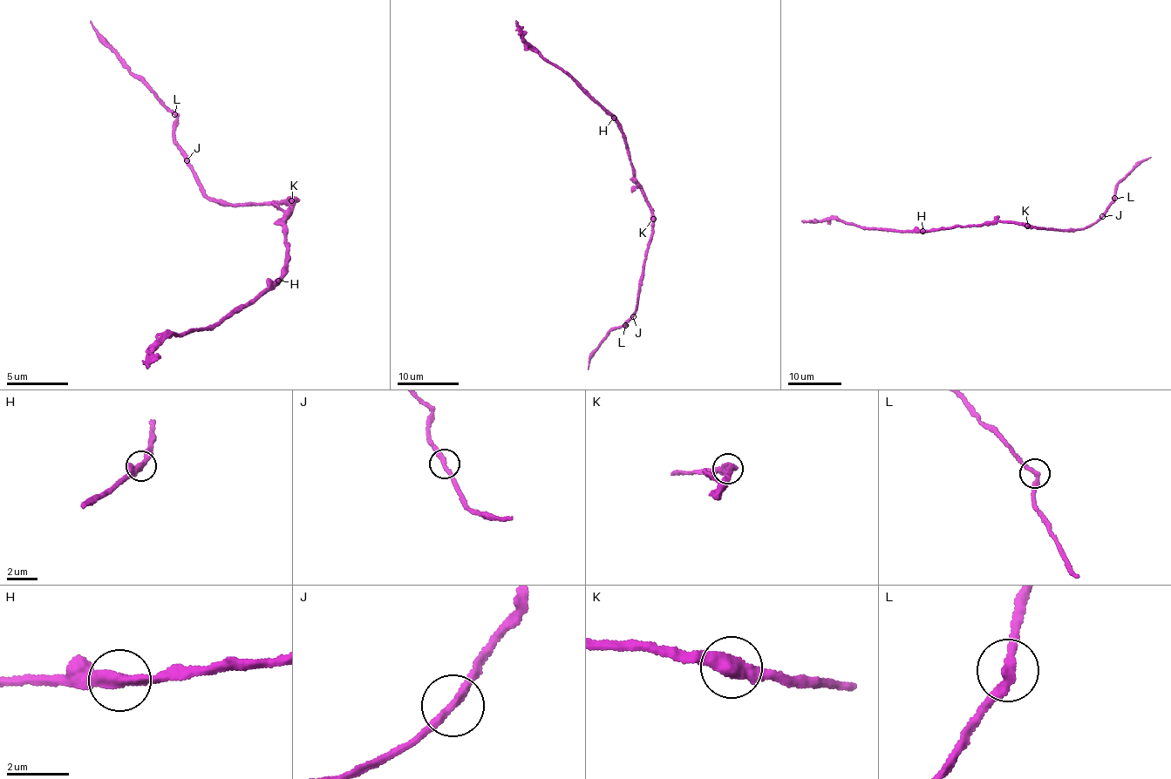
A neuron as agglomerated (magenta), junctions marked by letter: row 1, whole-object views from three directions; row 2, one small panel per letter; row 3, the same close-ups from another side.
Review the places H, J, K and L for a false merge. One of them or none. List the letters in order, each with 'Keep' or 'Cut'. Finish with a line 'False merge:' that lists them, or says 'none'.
H: Keep
J: Keep
K: Keep
L: Keep
False merge: none

